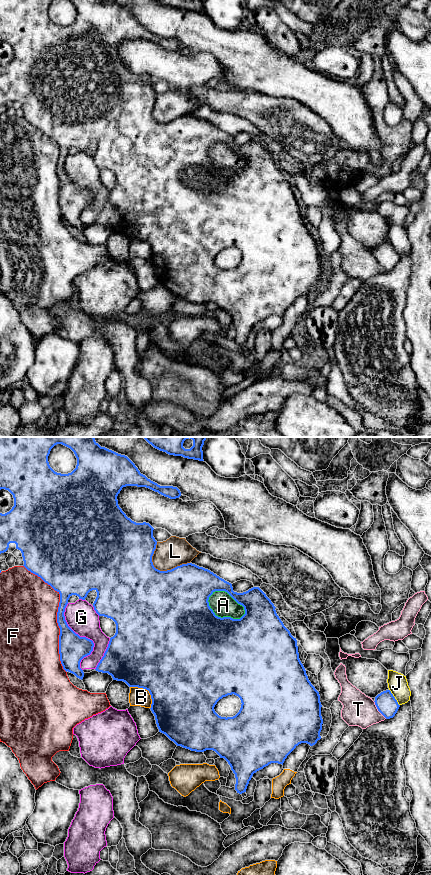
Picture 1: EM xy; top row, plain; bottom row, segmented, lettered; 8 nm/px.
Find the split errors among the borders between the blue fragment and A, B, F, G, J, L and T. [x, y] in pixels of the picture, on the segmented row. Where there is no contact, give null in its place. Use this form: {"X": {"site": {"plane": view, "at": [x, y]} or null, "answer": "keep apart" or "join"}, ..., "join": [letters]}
{"A": {"site": {"plane": "xy", "at": [229, 594]}, "answer": "keep apart"}, "B": {"site": {"plane": "xy", "at": [148, 690]}, "answer": "keep apart"}, "F": {"site": {"plane": "xy", "at": [57, 615]}, "answer": "keep apart"}, "G": {"site": {"plane": "xy", "at": [85, 637]}, "answer": "keep apart"}, "J": {"site": {"plane": "xy", "at": [394, 697]}, "answer": "keep apart"}, "L": {"site": {"plane": "xy", "at": [159, 570]}, "answer": "keep apart"}, "T": {"site": {"plane": "xy", "at": [378, 710]}, "answer": "keep apart"}, "join": []}

